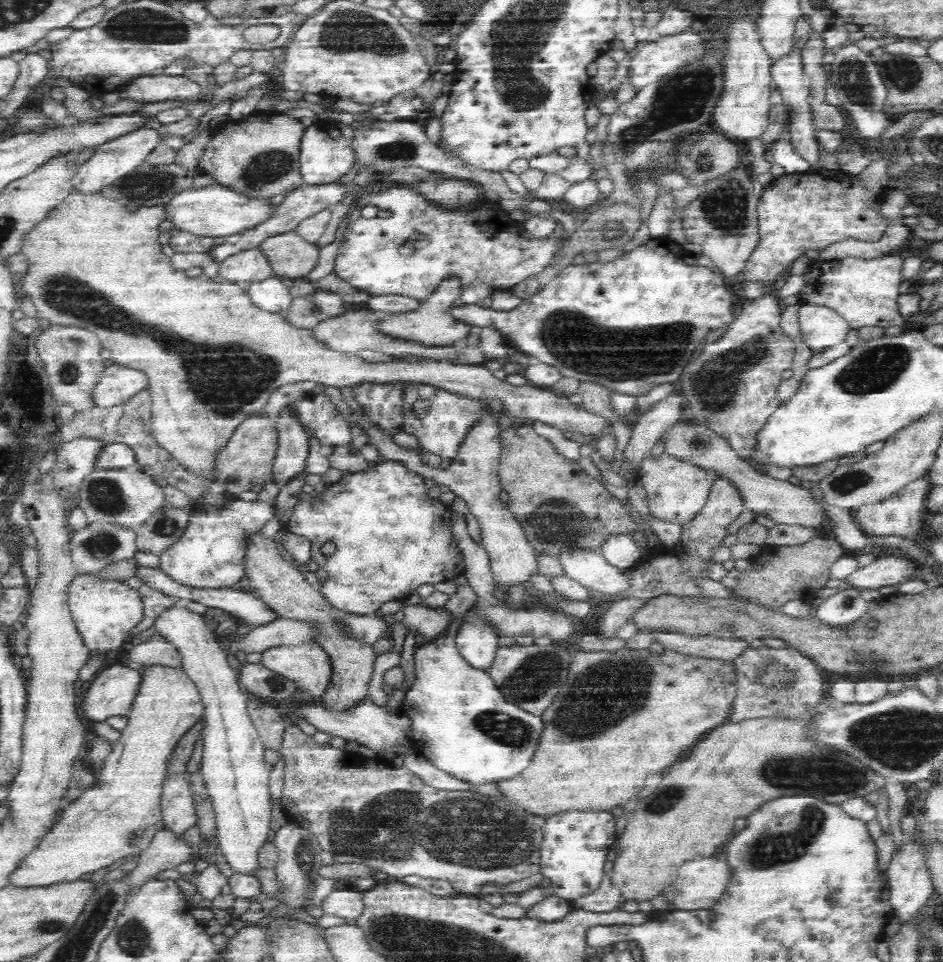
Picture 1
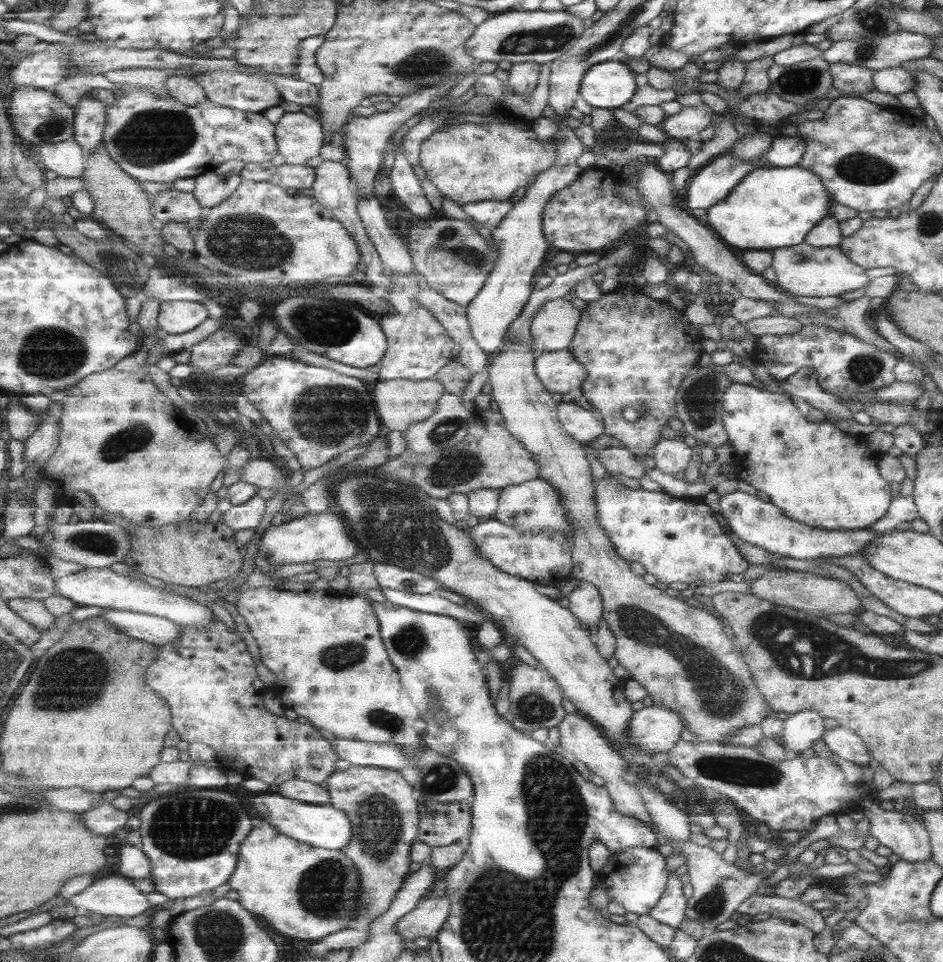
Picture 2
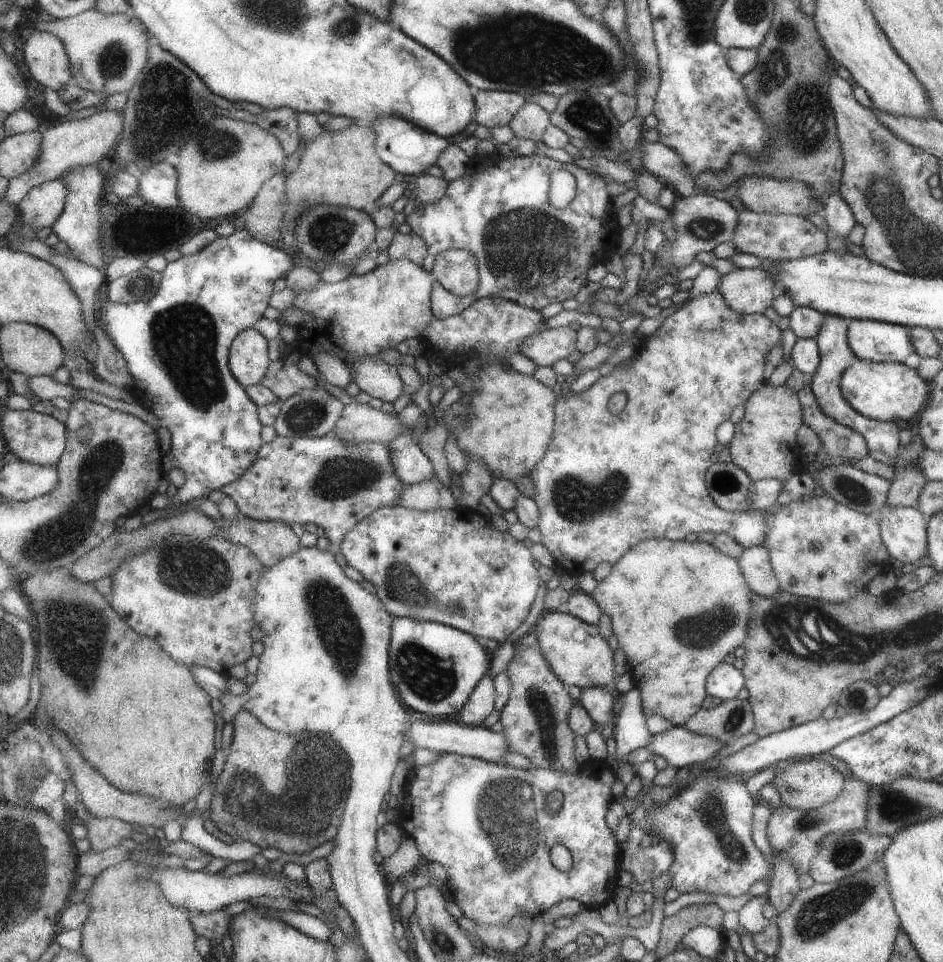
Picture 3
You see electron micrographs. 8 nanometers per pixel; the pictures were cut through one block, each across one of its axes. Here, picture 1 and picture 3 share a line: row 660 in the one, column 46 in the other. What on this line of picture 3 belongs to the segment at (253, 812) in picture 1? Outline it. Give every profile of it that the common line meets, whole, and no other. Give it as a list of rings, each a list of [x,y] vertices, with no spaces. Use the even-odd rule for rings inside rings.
[[[61,179],[44,182],[29,191],[20,202],[19,212],[23,223],[34,229],[52,227],[64,214],[69,189]]]

